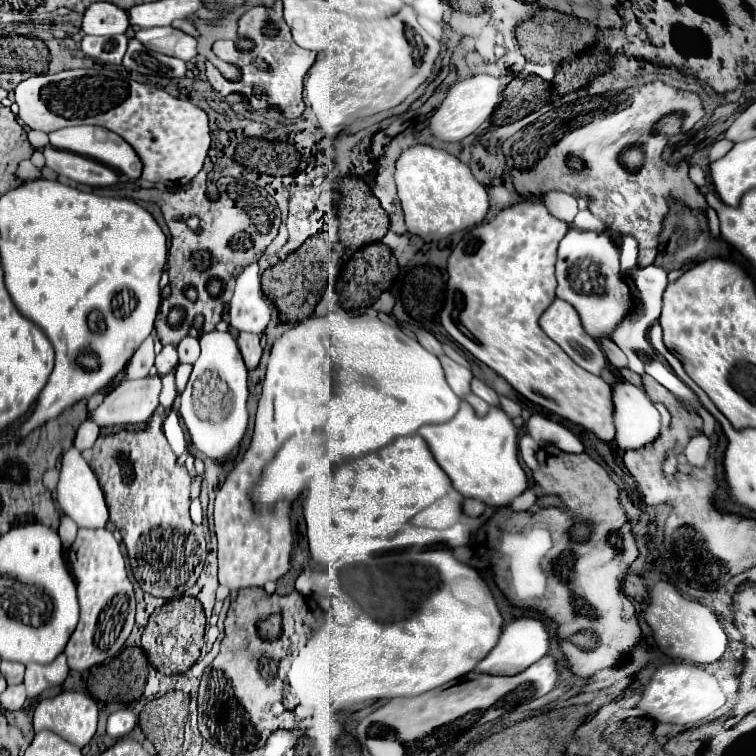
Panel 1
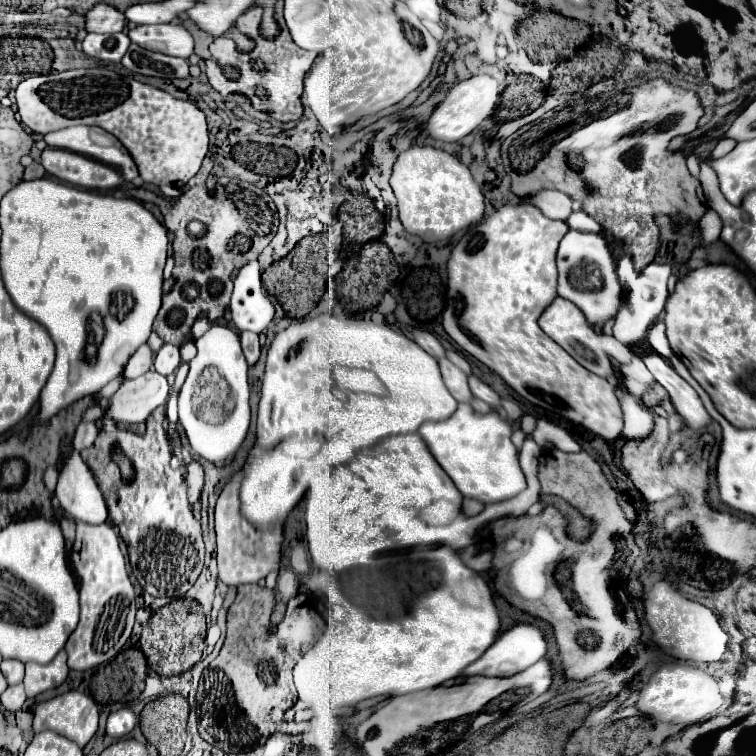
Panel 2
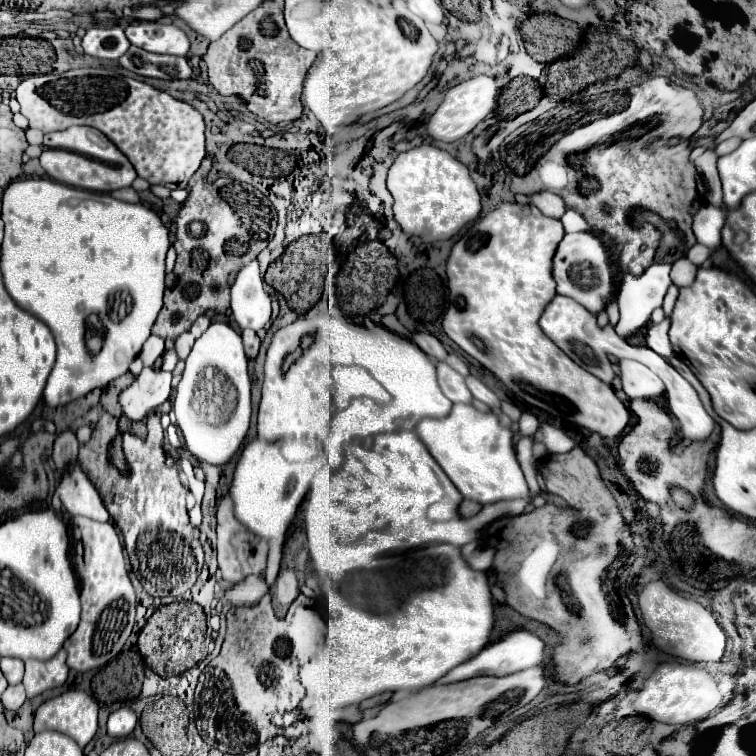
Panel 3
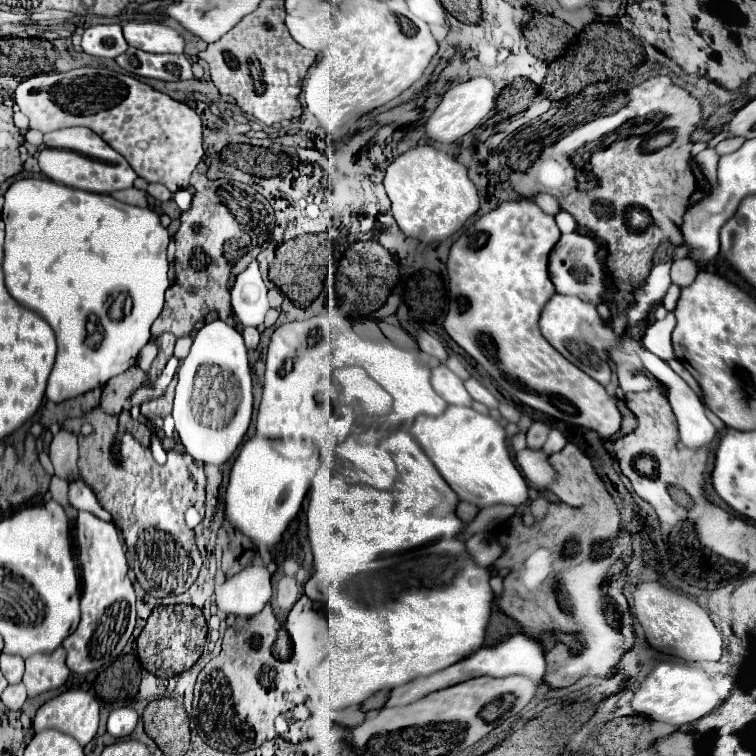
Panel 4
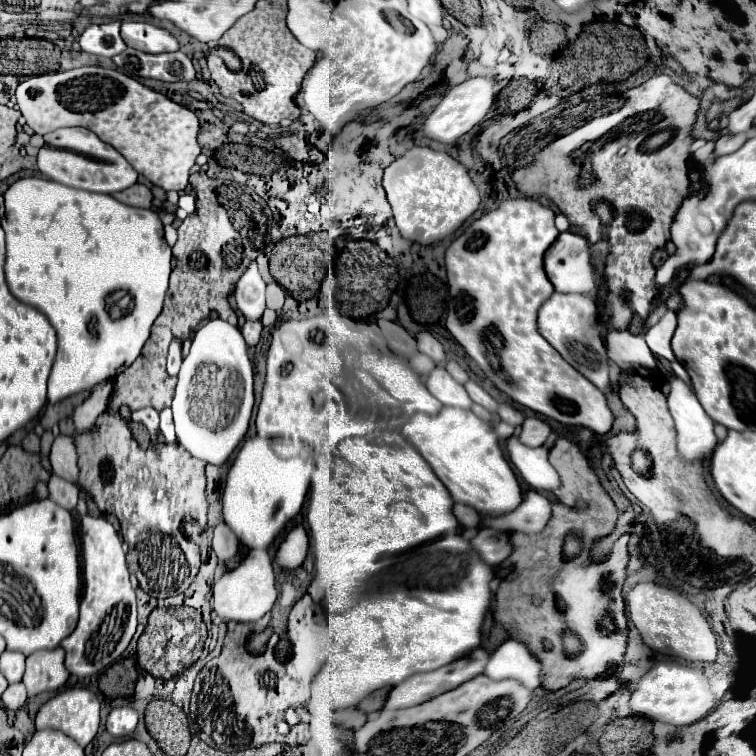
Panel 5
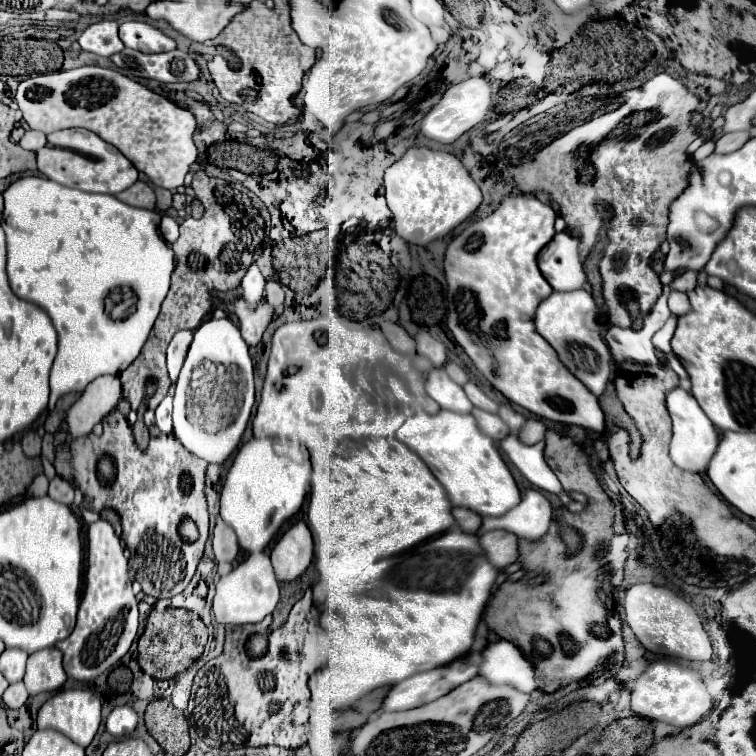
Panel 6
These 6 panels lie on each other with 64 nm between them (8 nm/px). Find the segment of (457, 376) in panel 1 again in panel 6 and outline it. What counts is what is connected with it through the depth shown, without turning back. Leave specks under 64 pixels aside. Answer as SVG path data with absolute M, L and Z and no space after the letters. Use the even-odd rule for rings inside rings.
M434 368L426 378L426 394L434 398L442 408L456 410L468 414L472 410L472 402L468 402L468 396L464 394L462 386L458 386L444 368Z

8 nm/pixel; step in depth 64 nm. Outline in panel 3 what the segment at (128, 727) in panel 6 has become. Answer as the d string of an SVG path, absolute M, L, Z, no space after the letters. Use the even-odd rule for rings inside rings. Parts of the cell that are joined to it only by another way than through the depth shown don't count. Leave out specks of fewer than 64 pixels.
M122 706L116 712L112 712L108 718L108 734L112 738L126 738L132 734L136 722L138 722L138 716L134 714L134 710L128 706Z

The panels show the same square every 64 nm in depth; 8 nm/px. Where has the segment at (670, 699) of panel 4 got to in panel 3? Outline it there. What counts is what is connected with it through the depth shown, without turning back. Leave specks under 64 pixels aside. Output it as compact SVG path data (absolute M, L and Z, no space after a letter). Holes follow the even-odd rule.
M662 662L652 672L652 676L644 682L634 702L634 708L638 714L648 716L656 722L676 724L676 726L700 722L722 706L724 706L724 696L714 676L704 668L698 668L694 664L682 664L682 662Z

